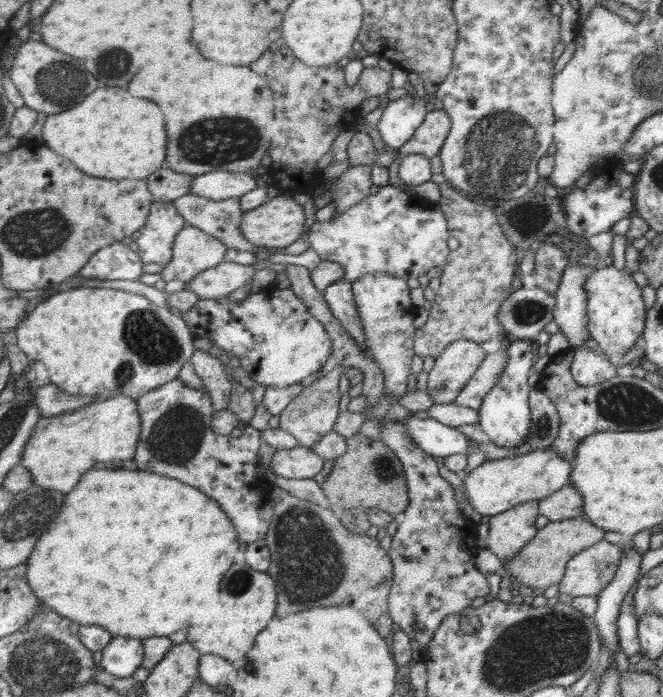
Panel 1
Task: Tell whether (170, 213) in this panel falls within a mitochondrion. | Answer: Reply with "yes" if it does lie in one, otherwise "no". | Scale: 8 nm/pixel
no

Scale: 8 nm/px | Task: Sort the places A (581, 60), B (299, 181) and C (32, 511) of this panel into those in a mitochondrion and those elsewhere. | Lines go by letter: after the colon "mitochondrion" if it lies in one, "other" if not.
A: other
B: other
C: mitochondrion

